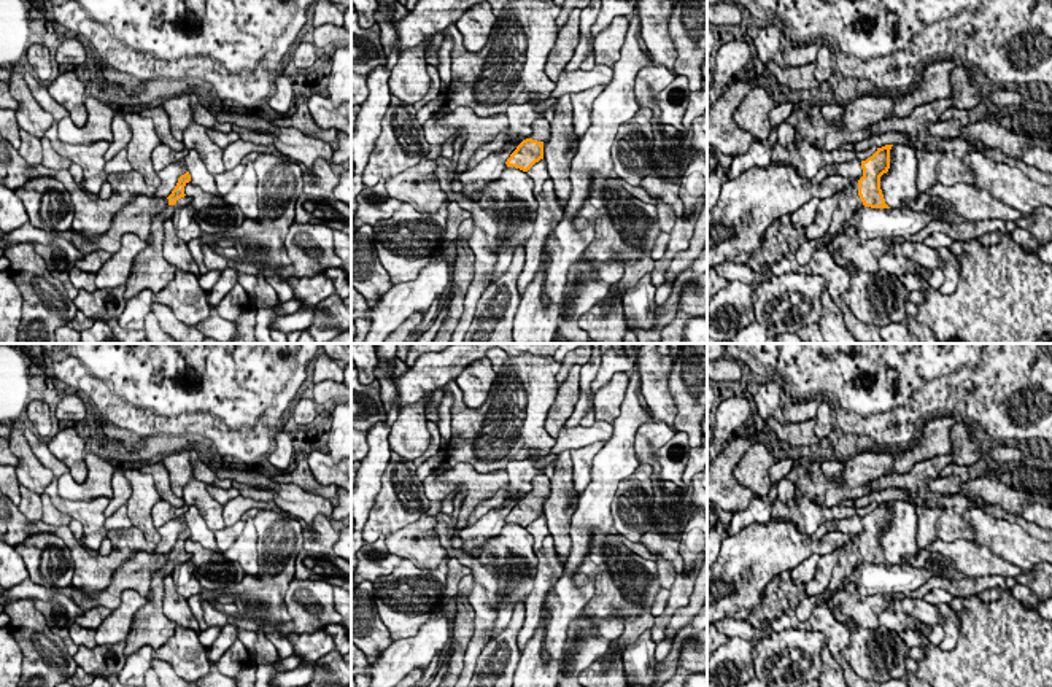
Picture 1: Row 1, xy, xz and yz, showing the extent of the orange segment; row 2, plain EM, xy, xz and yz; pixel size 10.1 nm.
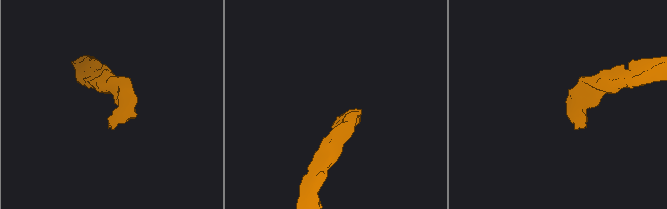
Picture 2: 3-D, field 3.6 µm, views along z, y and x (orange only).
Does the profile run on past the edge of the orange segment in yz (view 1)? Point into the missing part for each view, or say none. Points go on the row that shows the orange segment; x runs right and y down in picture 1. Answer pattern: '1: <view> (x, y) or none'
1: yz (849, 202)

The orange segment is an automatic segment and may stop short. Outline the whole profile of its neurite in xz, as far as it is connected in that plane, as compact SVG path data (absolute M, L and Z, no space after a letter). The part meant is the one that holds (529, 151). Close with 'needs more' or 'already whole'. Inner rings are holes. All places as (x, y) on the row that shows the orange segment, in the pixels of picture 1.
M537 118L531 129L531 135L523 140L507 159L507 167L528 172L536 162L543 159L543 143L550 135L550 121L545 118Z | needs more

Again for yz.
M885 145L877 148L871 157L861 161L863 177L857 183L850 183L847 188L839 191L839 207L830 224L830 234L833 235L831 240L850 229L845 223L860 207L890 208L885 204L880 189L880 177L890 169L891 146L893 145Z | needs more

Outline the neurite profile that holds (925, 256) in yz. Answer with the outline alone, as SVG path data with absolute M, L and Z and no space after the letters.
M906 240L903 243L893 243L888 248L888 256L907 256L915 259L922 267L926 269L934 269L934 267L941 267L941 259L939 254L936 253L934 248L926 246L922 242L912 242L912 240Z

